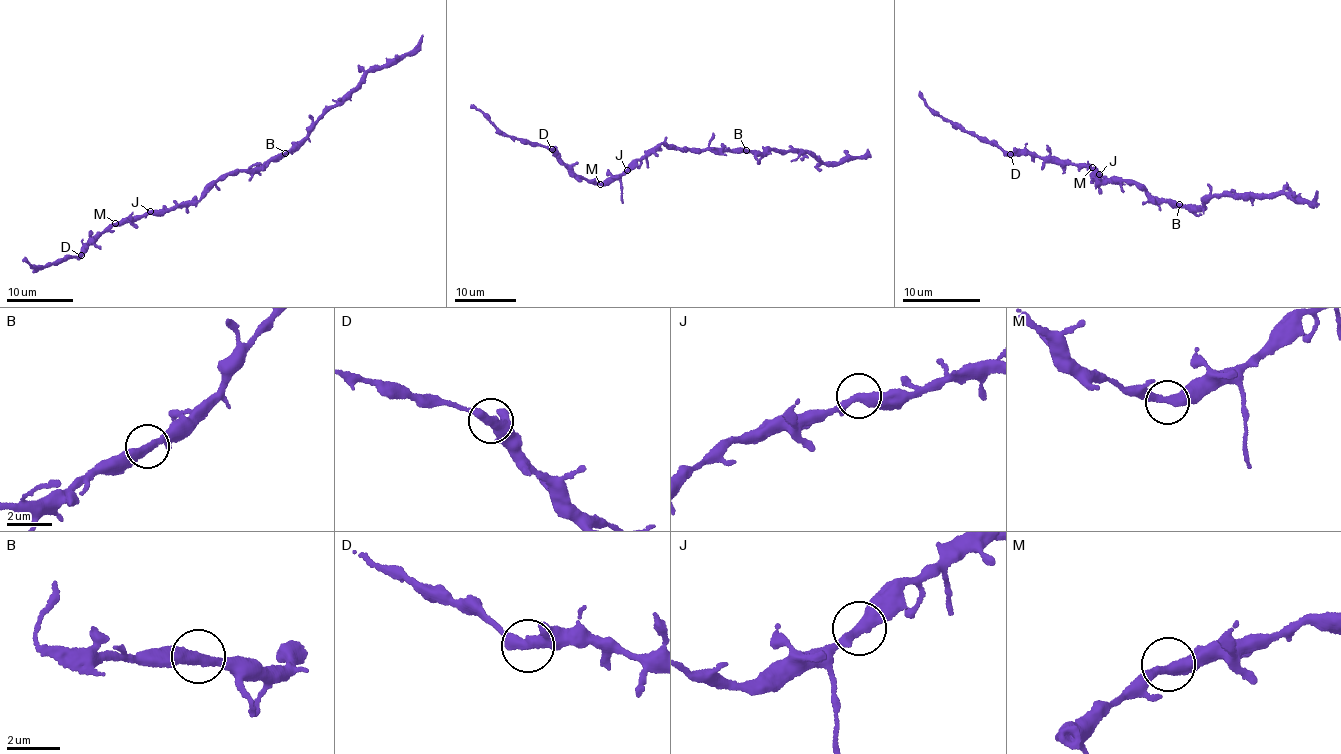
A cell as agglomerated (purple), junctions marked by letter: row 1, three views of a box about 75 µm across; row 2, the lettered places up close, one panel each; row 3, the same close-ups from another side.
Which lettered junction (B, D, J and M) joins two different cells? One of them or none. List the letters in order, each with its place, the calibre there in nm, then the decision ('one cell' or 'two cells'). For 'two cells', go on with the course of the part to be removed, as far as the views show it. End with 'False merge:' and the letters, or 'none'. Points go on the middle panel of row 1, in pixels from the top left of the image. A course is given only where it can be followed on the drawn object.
B: at (746, 150); 360 nm thick; one cell
D: at (552, 149); 400 nm thick; one cell
J: at (627, 170); 380 nm thick; one cell
M: at (600, 184); 400 nm thick; one cell
False merge: none

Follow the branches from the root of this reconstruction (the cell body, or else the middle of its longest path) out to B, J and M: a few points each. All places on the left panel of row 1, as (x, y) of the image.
B: (211, 181), (261, 167), (285, 153)
J: (211, 181), (199, 202), (150, 211)
M: (211, 181), (199, 202), (153, 211), (115, 223)

